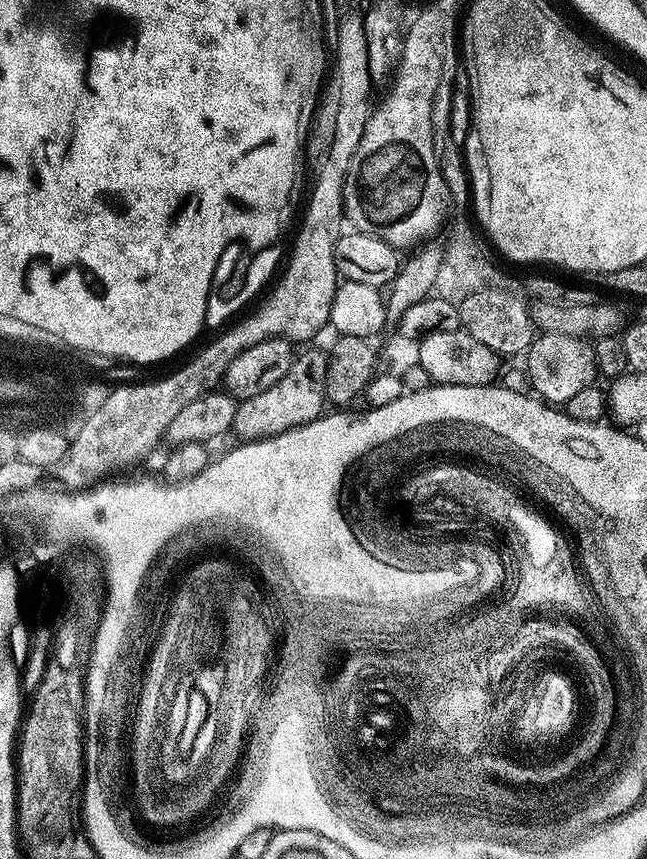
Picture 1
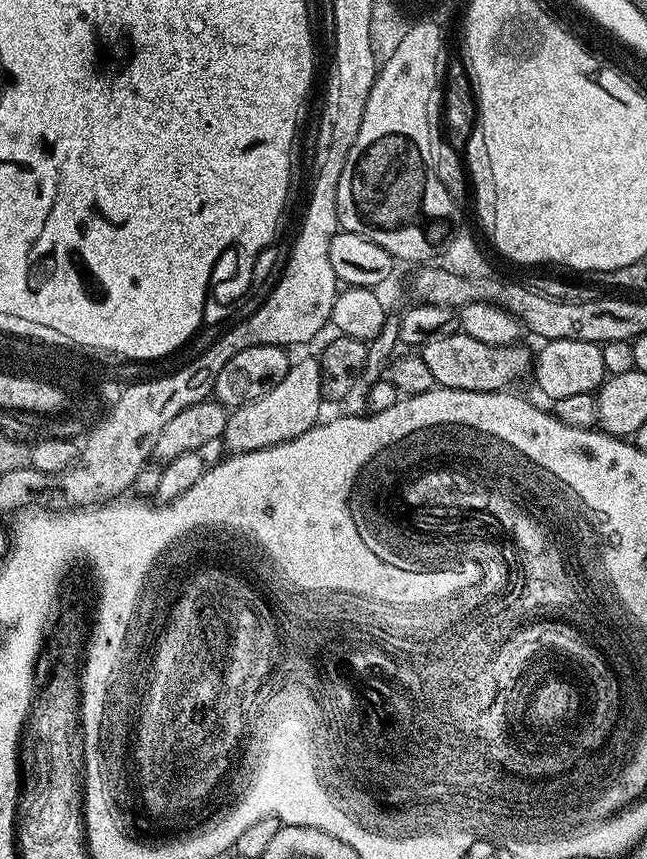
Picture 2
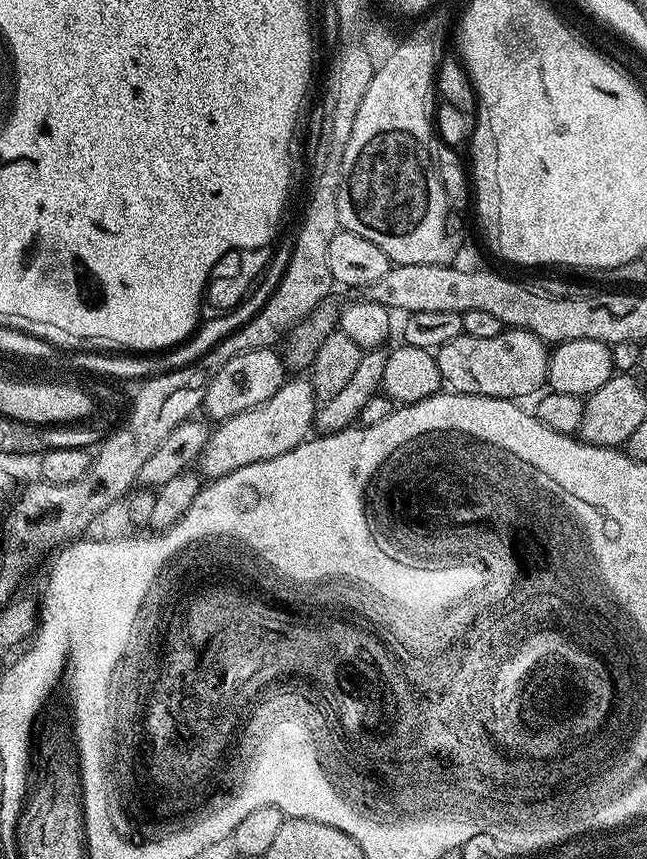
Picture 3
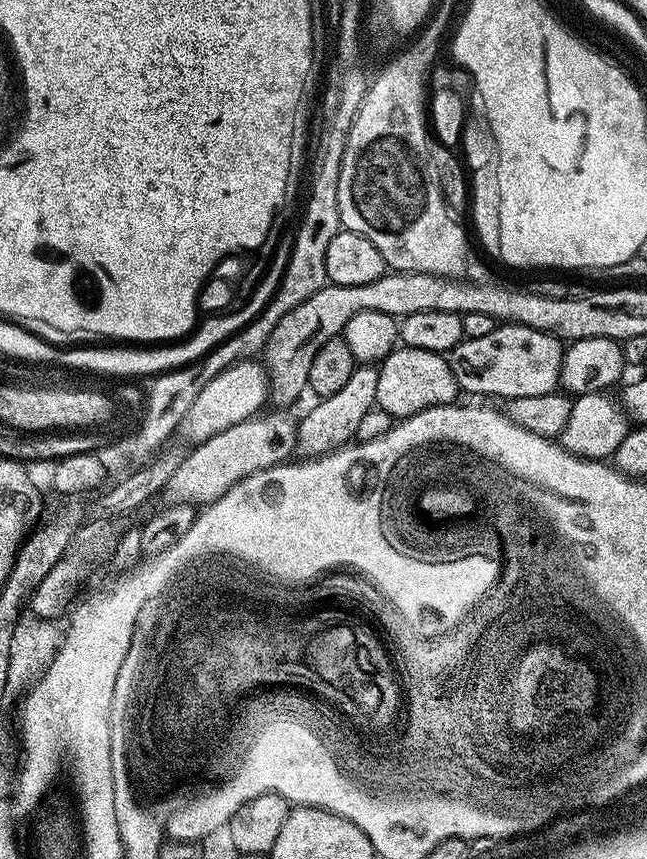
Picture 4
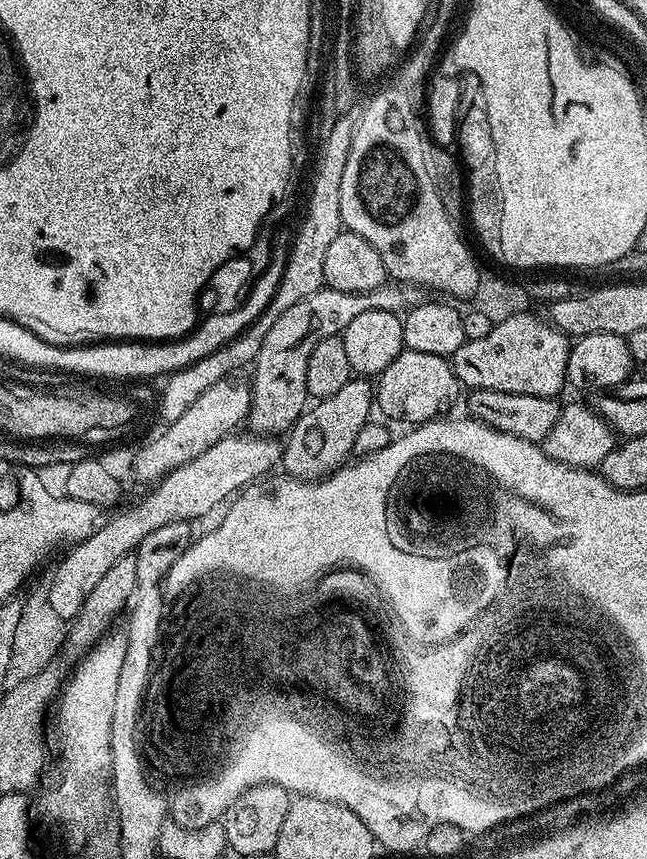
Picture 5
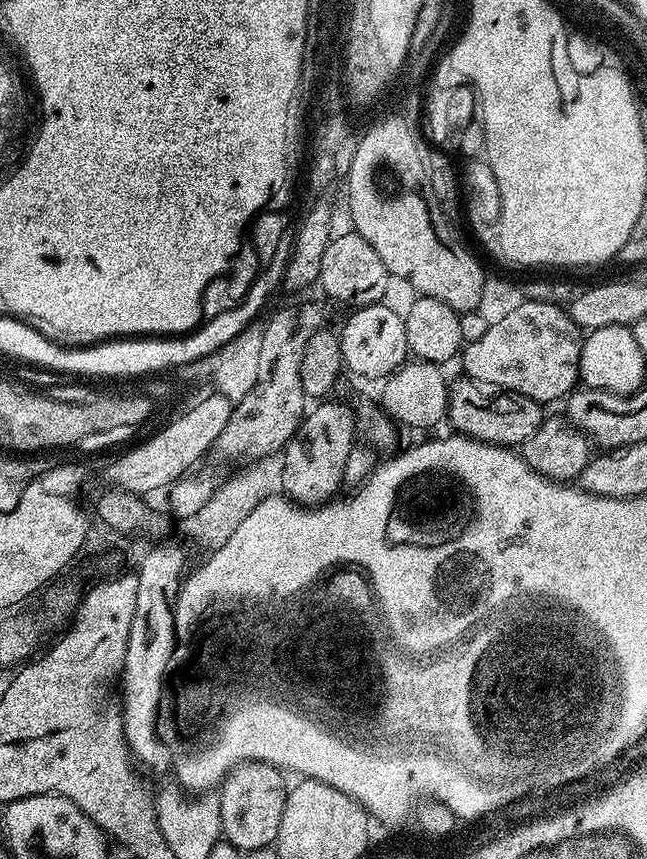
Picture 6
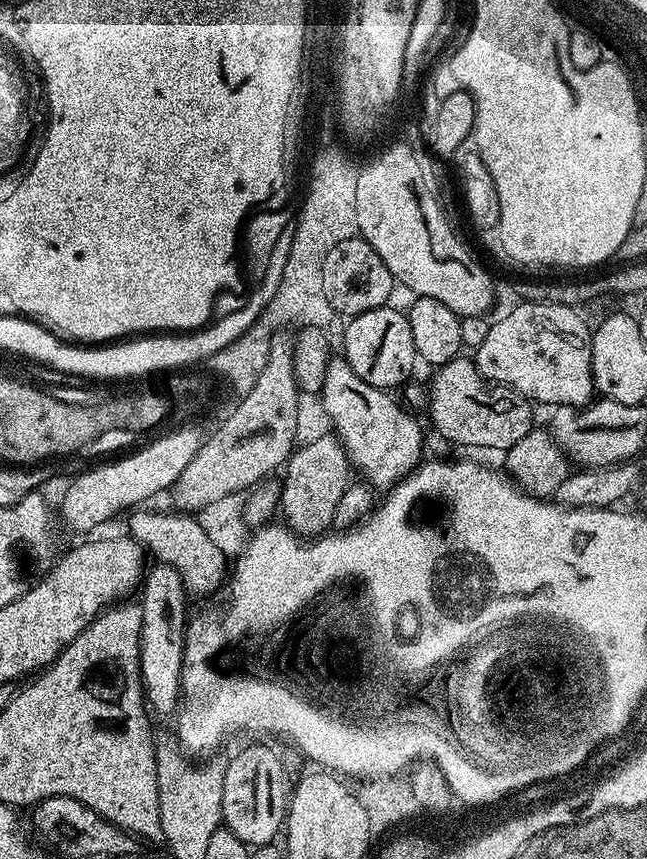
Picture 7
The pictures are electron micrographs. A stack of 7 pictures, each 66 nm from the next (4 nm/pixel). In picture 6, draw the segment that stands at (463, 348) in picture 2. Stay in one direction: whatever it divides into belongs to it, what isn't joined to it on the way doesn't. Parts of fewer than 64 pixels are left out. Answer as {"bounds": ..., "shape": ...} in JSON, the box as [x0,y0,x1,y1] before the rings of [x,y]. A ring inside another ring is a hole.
{"bounds":[462,300,582,406],"shape":[[[524,300],[522,306],[517,306],[511,314],[506,314],[506,318],[489,324],[485,336],[478,338],[478,342],[466,345],[462,352],[463,375],[469,380],[497,384],[508,392],[517,392],[548,406],[551,400],[563,401],[577,387],[581,354],[582,329],[568,317],[567,311],[561,305]]]}

